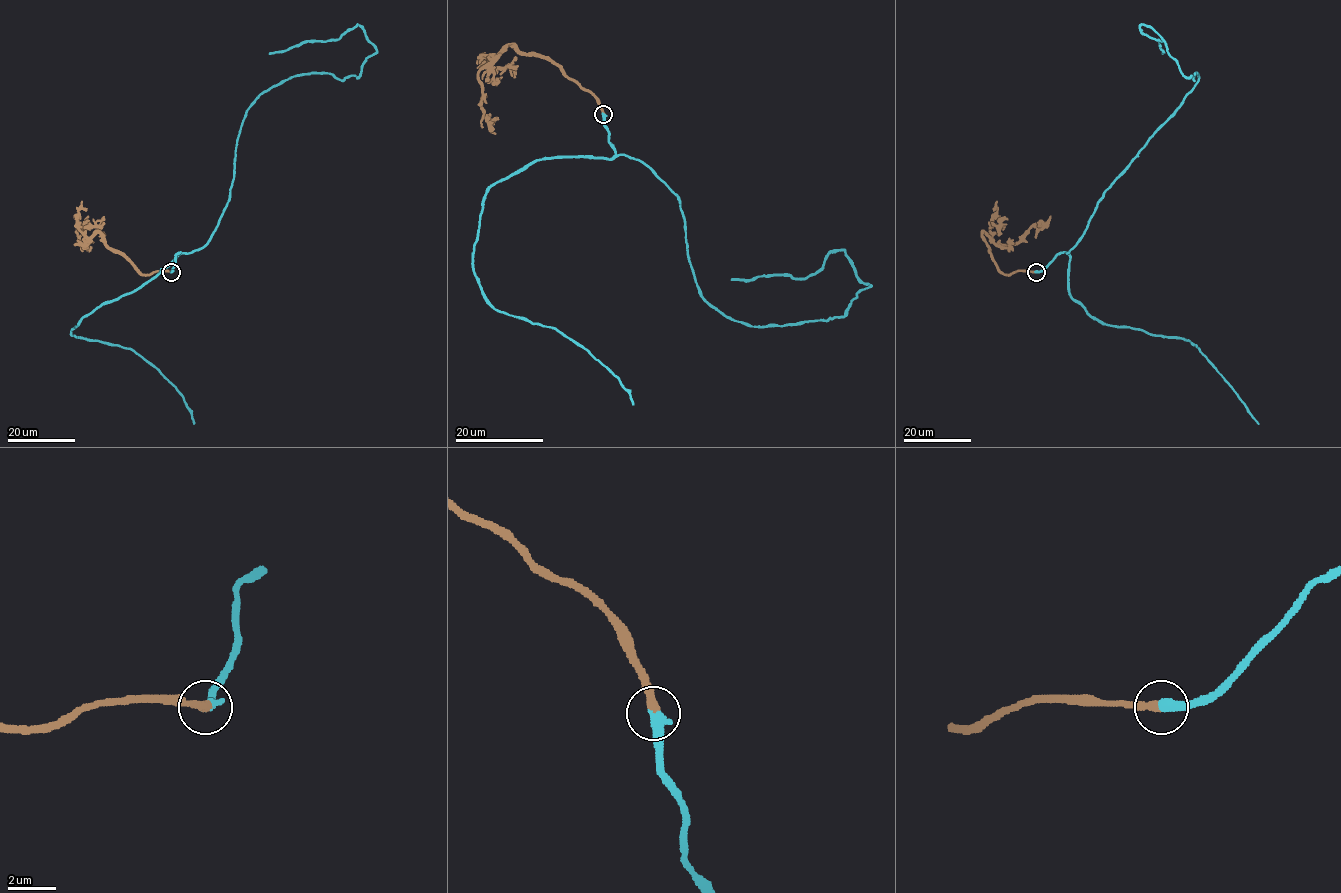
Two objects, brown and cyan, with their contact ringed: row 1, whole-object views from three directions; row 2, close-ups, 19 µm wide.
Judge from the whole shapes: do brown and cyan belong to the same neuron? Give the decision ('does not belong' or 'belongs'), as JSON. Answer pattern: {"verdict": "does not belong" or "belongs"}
{"verdict": "belongs"}

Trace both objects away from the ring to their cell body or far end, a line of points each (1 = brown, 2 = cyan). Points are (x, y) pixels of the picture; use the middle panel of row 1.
1: (603, 113), (599, 100), (565, 72), (542, 56), (524, 55), (510, 44), (479, 72), (481, 108), (494, 133)
2: (603, 114), (615, 154), (678, 197), (721, 313), (824, 320), (871, 285), (843, 250), (804, 278), (731, 279)

